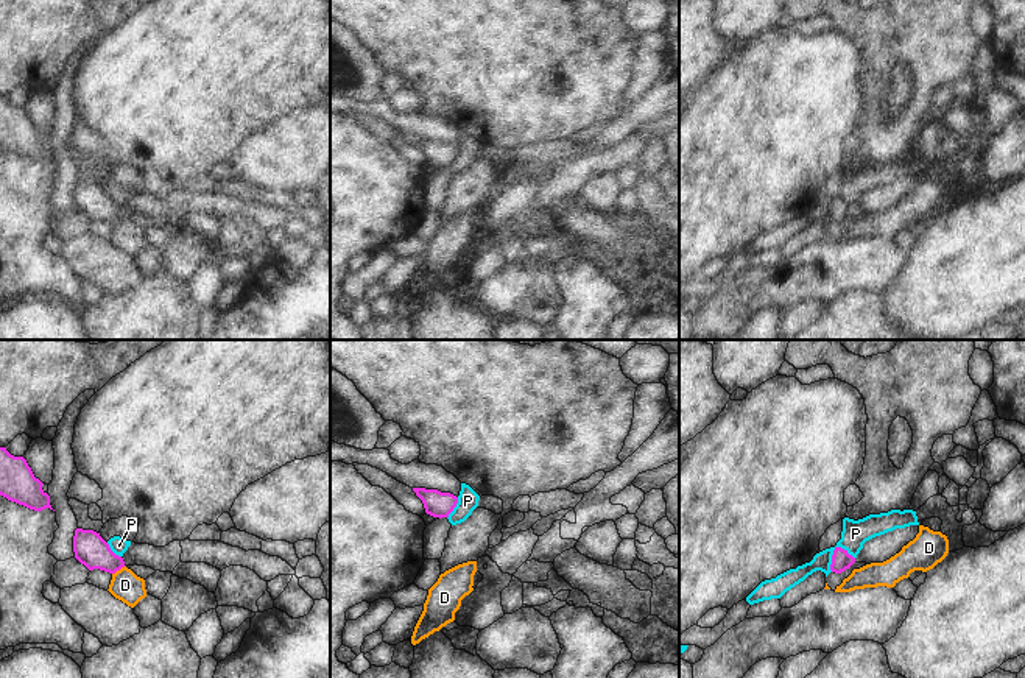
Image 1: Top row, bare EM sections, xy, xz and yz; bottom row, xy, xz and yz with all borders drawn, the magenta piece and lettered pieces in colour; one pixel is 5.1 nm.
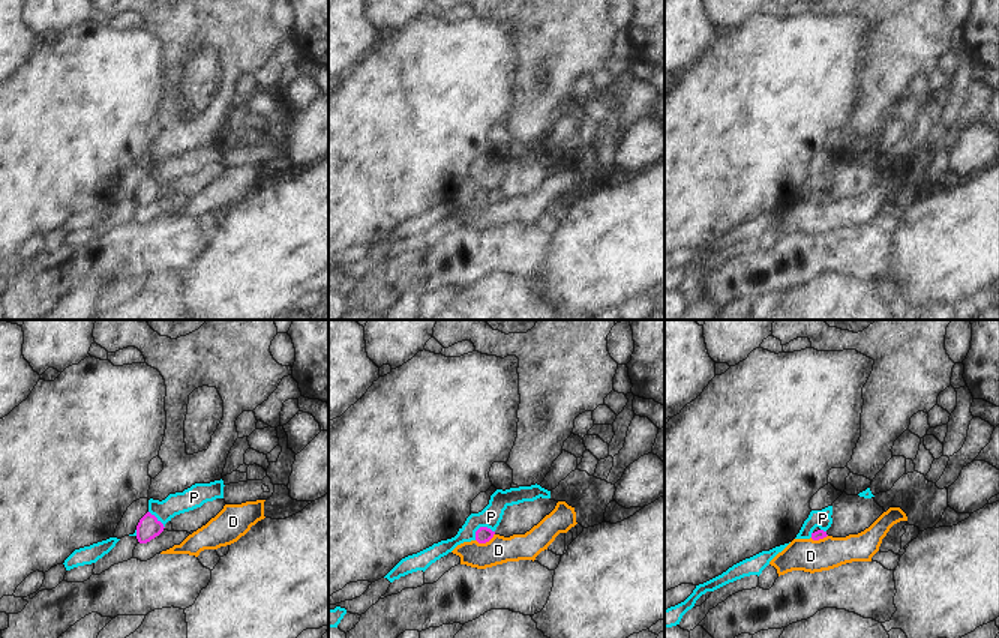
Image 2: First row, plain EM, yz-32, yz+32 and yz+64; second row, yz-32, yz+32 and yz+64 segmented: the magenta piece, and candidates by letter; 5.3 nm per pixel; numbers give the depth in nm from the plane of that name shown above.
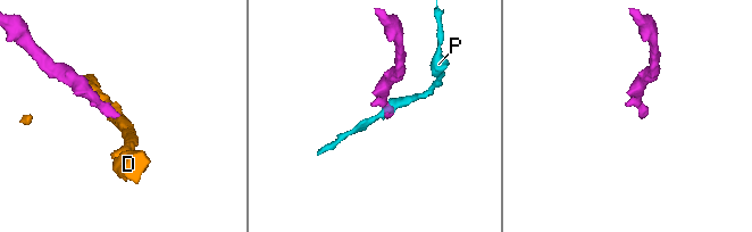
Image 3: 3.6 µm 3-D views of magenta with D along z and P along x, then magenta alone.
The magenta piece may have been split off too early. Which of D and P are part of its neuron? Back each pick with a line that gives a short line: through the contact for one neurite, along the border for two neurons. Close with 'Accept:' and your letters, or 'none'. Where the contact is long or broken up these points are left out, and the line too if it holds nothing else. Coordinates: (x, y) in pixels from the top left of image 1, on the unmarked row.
Accept: none

